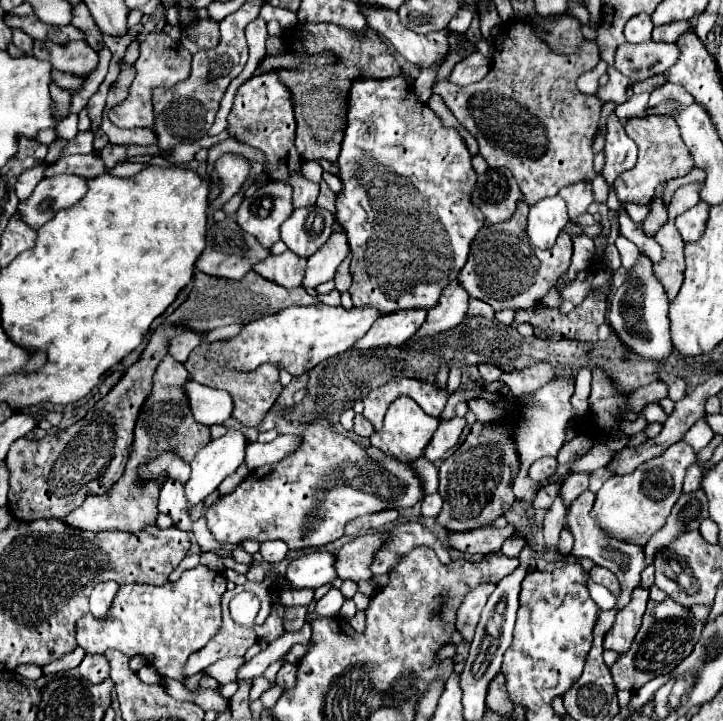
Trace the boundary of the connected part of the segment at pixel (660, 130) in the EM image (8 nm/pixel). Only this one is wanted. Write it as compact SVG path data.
M649 116L647 120L633 118L633 120L629 120L629 124L625 124L625 130L639 146L639 160L637 160L635 168L623 172L615 180L615 192L621 202L648 204L655 194L655 188L661 182L685 176L695 166L693 158L689 156L689 150L685 148L685 142L681 140L679 128L671 118L667 118L667 116Z

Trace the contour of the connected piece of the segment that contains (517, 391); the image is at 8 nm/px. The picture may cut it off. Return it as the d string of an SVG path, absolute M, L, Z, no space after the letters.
M537 362L519 372L503 374L501 382L505 382L515 396L525 396L543 388L549 380L553 380L553 376L555 376L555 368L549 362Z

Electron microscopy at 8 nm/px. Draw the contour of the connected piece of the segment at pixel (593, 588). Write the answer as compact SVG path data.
M587 578L587 588L589 588L591 598L595 600L595 604L597 604L601 610L609 610L611 606L615 606L615 598L613 598L613 594L611 594L605 586L601 586L601 584L593 582L591 578Z

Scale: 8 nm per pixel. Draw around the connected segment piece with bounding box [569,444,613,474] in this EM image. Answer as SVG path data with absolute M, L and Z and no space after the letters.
M595 444L581 460L577 460L573 464L573 472L569 472L569 474L593 472L593 470L607 466L611 462L611 458L613 458L613 452L605 444Z

